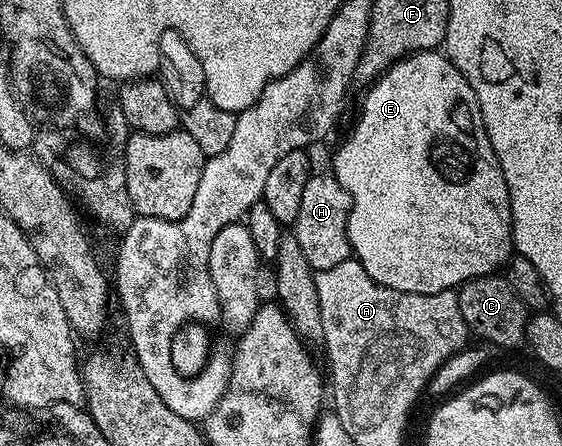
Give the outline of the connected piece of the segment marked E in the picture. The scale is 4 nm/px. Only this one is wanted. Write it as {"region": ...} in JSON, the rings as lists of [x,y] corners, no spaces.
{"region":[[[420,50],[418,54],[408,54],[406,58],[400,58],[366,90],[369,91],[361,102],[361,115],[358,116],[353,131],[346,136],[345,143],[334,152],[331,166],[331,173],[339,180],[339,184],[343,184],[353,201],[347,220],[347,236],[352,257],[356,258],[359,264],[363,264],[367,276],[371,276],[373,282],[383,284],[387,288],[395,288],[399,292],[434,294],[459,288],[472,278],[497,274],[500,266],[502,269],[515,254],[507,180],[503,180],[503,168],[499,168],[495,148],[491,148],[491,140],[485,131],[479,100],[471,84],[467,84],[463,72],[459,72],[459,68],[455,68],[455,64],[451,64],[451,60],[445,57],[444,53],[437,50]]]}

